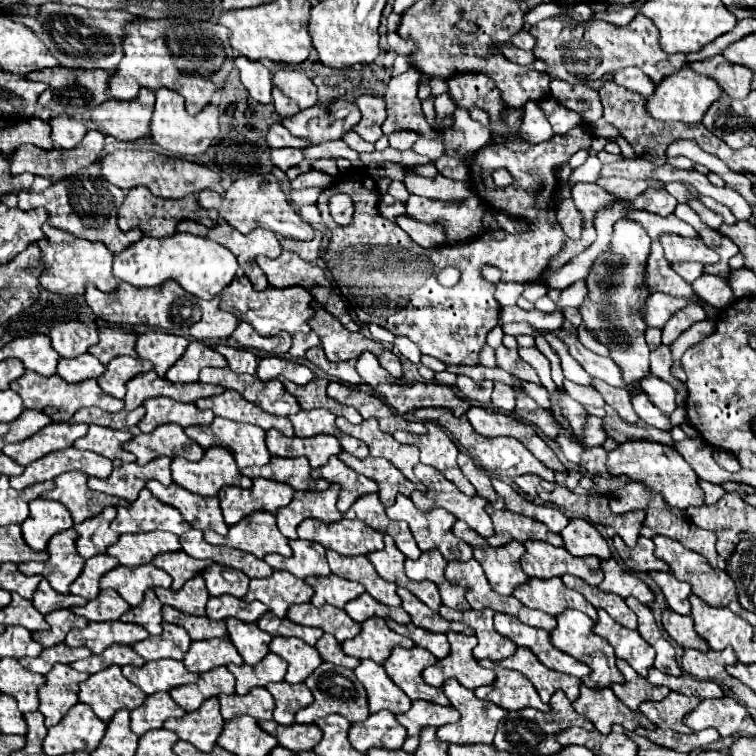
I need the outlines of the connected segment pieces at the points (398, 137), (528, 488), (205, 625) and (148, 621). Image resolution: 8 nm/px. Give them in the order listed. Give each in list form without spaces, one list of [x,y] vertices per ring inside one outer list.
[[[398,130],[398,132],[392,132],[388,136],[388,140],[390,140],[392,148],[396,148],[396,150],[408,150],[418,140],[418,134],[412,132],[412,130]]]
[[[524,474],[524,476],[518,476],[514,482],[516,482],[518,488],[520,488],[522,492],[526,492],[528,496],[532,496],[532,494],[536,496],[536,486],[542,482],[542,478],[536,476],[536,474]]]
[[[164,606],[164,620],[172,622],[176,626],[182,626],[192,640],[206,640],[206,638],[222,638],[226,636],[226,622],[224,620],[212,620],[208,616],[190,616],[184,612],[178,612],[172,606]]]
[[[148,590],[144,596],[144,602],[124,612],[120,620],[136,622],[138,626],[146,628],[150,634],[160,634],[162,632],[162,626],[160,626],[162,624],[162,604],[156,598],[154,590]]]

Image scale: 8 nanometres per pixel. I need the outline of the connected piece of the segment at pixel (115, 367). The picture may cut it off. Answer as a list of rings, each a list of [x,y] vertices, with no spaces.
[[[120,356],[120,358],[114,358],[104,374],[98,378],[98,384],[100,388],[114,396],[114,398],[124,398],[126,394],[126,382],[130,378],[134,378],[136,374],[144,372],[142,370],[142,360],[140,358],[132,358],[132,356]]]

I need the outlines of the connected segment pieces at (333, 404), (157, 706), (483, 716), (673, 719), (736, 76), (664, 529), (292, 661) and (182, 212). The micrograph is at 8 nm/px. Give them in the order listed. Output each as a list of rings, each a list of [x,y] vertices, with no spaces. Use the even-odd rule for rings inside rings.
[[[314,378],[312,382],[304,384],[304,386],[298,386],[290,380],[284,382],[284,388],[296,396],[298,404],[304,408],[304,410],[312,410],[312,408],[326,408],[330,410],[332,414],[336,416],[344,416],[346,420],[350,420],[352,424],[360,424],[362,422],[362,416],[360,412],[356,412],[356,408],[352,406],[344,406],[344,404],[338,404],[336,400],[332,400],[328,394],[326,394],[326,386],[328,386],[328,380],[326,378]]]
[[[156,692],[152,696],[146,696],[144,704],[130,712],[132,718],[132,732],[142,736],[148,730],[162,728],[166,718],[180,718],[184,716],[184,708],[180,708],[168,692]]]
[[[446,680],[442,690],[450,704],[460,712],[460,720],[438,728],[438,738],[450,744],[492,744],[496,726],[504,718],[506,710],[488,700],[478,700],[474,692],[460,686],[458,680]]]
[[[670,692],[660,702],[644,702],[640,704],[640,712],[660,728],[672,728],[682,734],[690,734],[690,728],[684,728],[682,716],[692,712],[700,704],[696,696],[684,696],[680,692]]]
[[[722,56],[692,62],[688,66],[698,74],[704,74],[704,76],[716,80],[720,84],[720,88],[732,98],[744,98],[750,92],[752,70],[738,66],[738,64],[728,64]]]
[[[630,482],[628,486],[616,490],[610,496],[610,508],[616,514],[624,514],[624,512],[630,512],[630,510],[644,510],[646,512],[646,526],[648,528],[652,528],[660,536],[668,536],[672,540],[680,540],[686,548],[690,548],[694,552],[700,552],[712,564],[712,568],[718,566],[718,554],[716,554],[716,548],[714,548],[714,544],[716,544],[714,532],[702,530],[702,528],[694,526],[692,522],[684,520],[684,512],[668,506],[668,502],[658,492],[654,492],[652,488],[648,488],[648,486],[640,484],[640,482]]]
[[[274,636],[270,642],[270,652],[288,662],[288,672],[284,678],[288,684],[304,682],[322,664],[318,650],[314,646],[308,646],[300,638]]]
[[[136,186],[136,188],[132,188],[132,190],[126,192],[126,200],[124,200],[124,204],[120,206],[120,212],[118,212],[118,228],[120,228],[122,232],[126,232],[126,230],[138,226],[138,228],[144,232],[144,236],[162,238],[164,234],[174,234],[178,222],[184,220],[184,218],[190,218],[190,220],[208,218],[208,212],[200,206],[196,194],[186,196],[186,198],[180,198],[180,200],[170,200],[170,198],[154,196],[154,194],[152,194],[148,188],[144,188],[144,186]]]

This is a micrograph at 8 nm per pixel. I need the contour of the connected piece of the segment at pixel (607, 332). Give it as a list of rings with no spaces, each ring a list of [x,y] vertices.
[[[618,220],[614,224],[614,238],[610,256],[600,256],[596,260],[596,268],[592,270],[592,276],[588,276],[586,284],[590,290],[590,300],[580,308],[586,328],[592,328],[598,332],[598,340],[610,348],[612,360],[620,364],[624,372],[626,384],[632,386],[632,380],[642,380],[650,370],[650,348],[644,340],[646,324],[638,320],[638,310],[644,300],[644,294],[648,296],[648,290],[644,284],[640,284],[640,276],[644,272],[644,260],[648,258],[650,248],[650,236],[648,232],[634,220]]]

